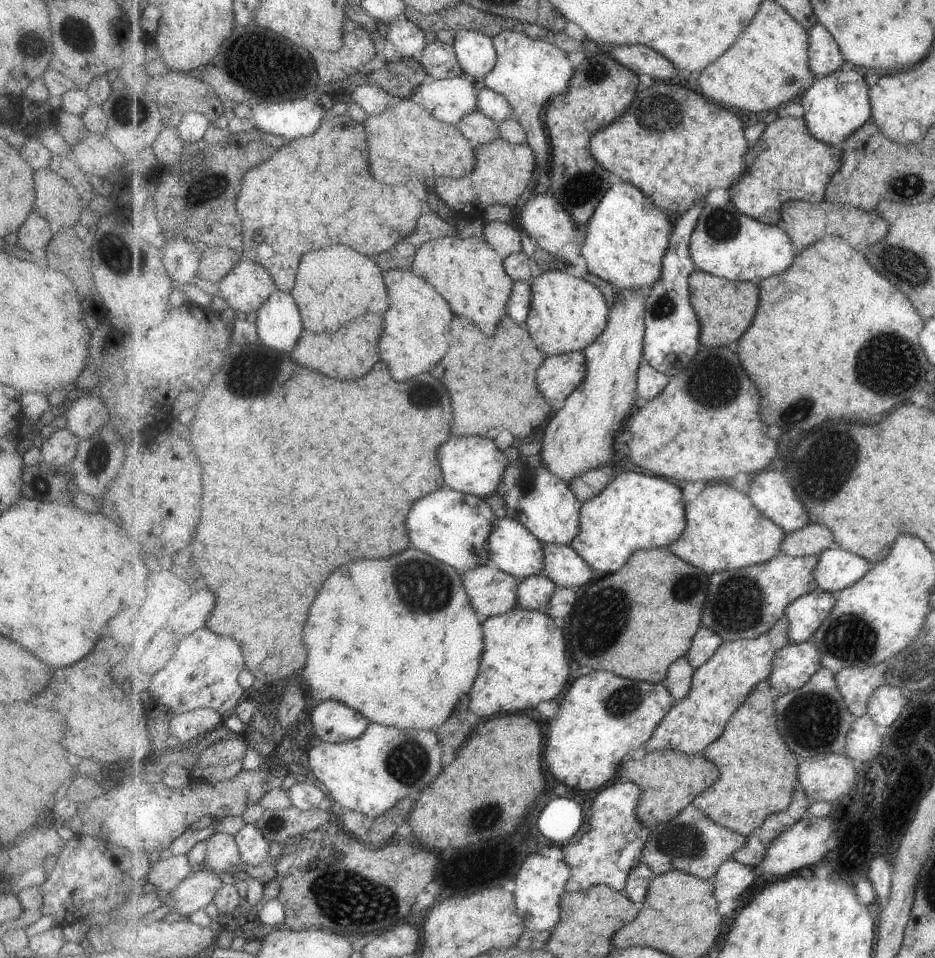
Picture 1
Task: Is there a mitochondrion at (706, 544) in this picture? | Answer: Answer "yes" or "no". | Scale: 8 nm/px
no

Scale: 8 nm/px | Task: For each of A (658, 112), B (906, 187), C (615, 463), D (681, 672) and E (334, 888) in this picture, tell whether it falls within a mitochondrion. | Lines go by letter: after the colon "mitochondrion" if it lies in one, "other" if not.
A: mitochondrion
B: mitochondrion
C: other
D: other
E: mitochondrion

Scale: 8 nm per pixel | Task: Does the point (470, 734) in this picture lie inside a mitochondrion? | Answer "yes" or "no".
no

